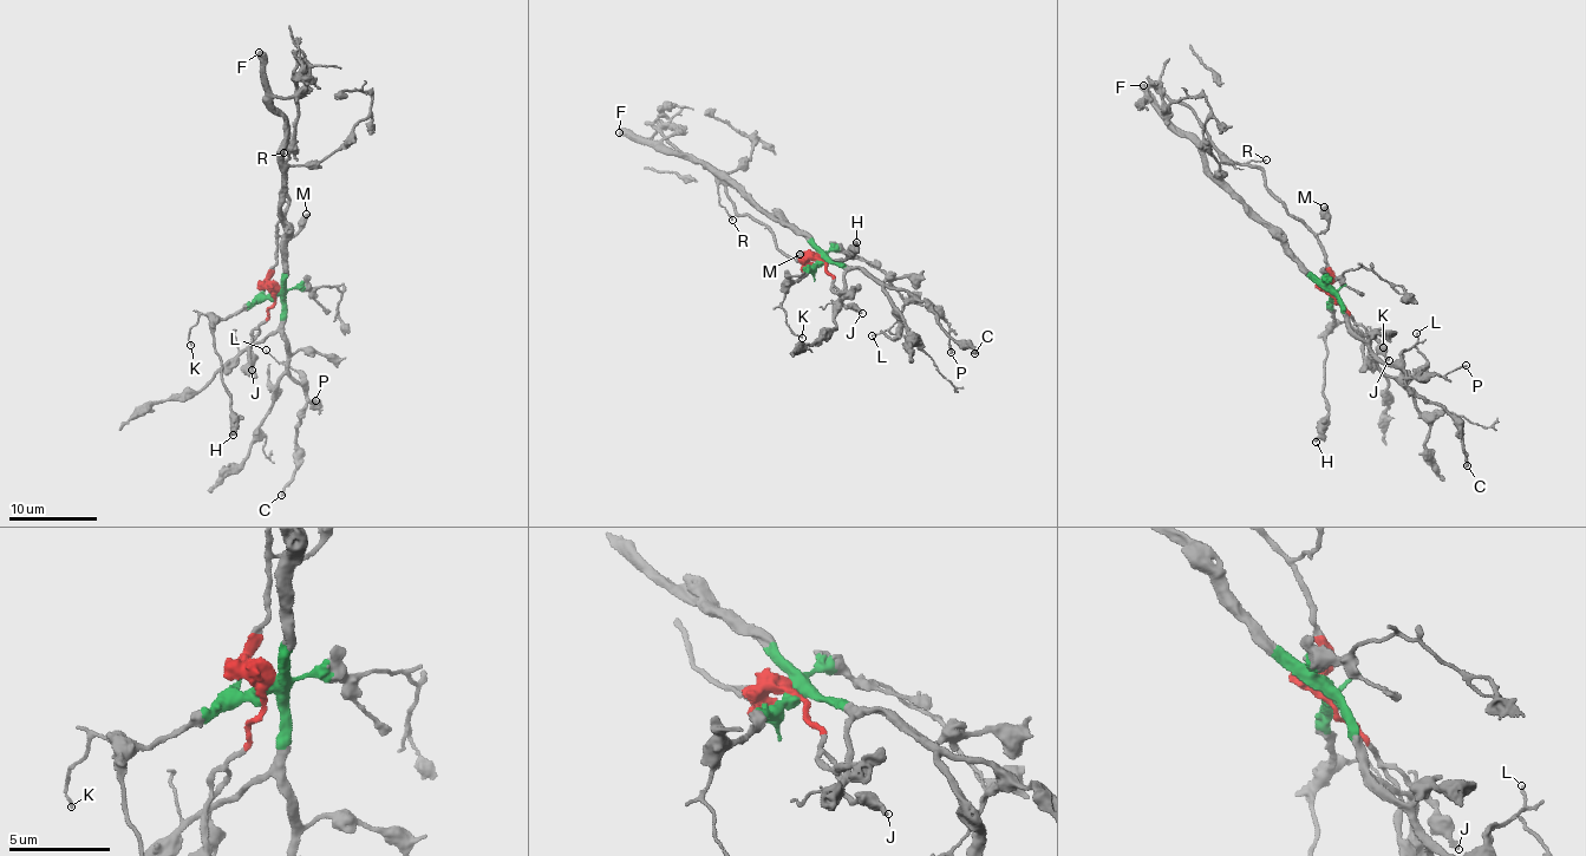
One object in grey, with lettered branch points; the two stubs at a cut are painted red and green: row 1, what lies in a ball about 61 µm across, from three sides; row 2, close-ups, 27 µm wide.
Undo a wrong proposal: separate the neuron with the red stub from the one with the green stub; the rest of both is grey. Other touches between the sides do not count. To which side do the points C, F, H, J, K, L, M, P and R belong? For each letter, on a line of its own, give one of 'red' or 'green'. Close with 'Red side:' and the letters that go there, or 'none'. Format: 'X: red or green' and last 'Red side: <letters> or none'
C: green
F: green
H: green
J: red
K: green
L: green
M: red
P: green
R: red
Red side: J, M, R

